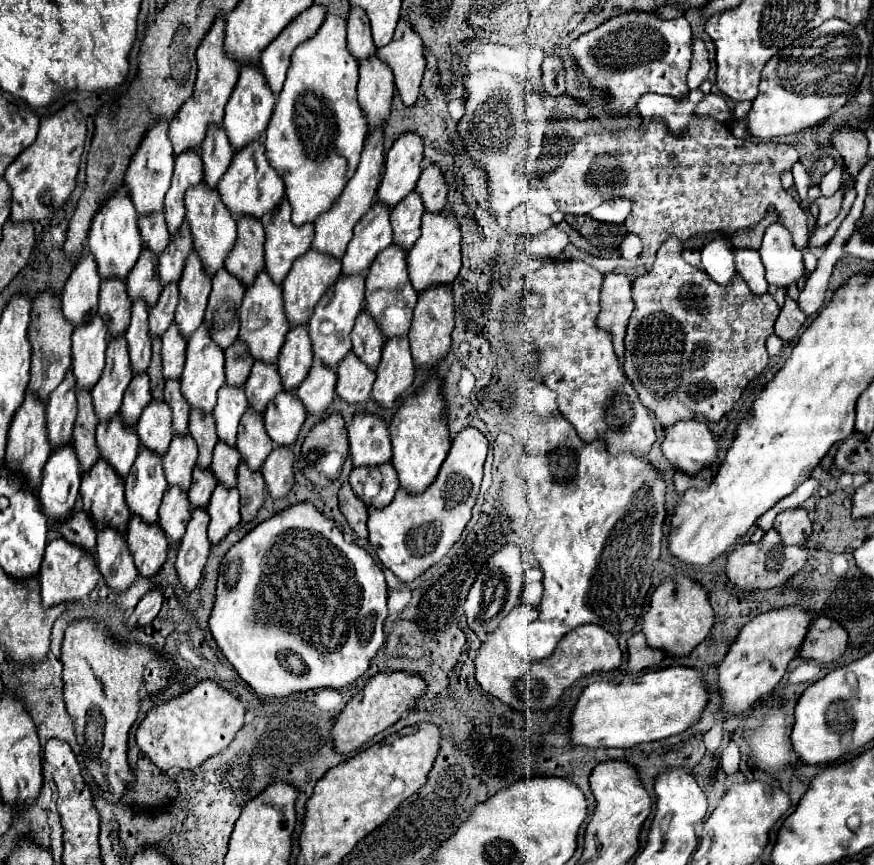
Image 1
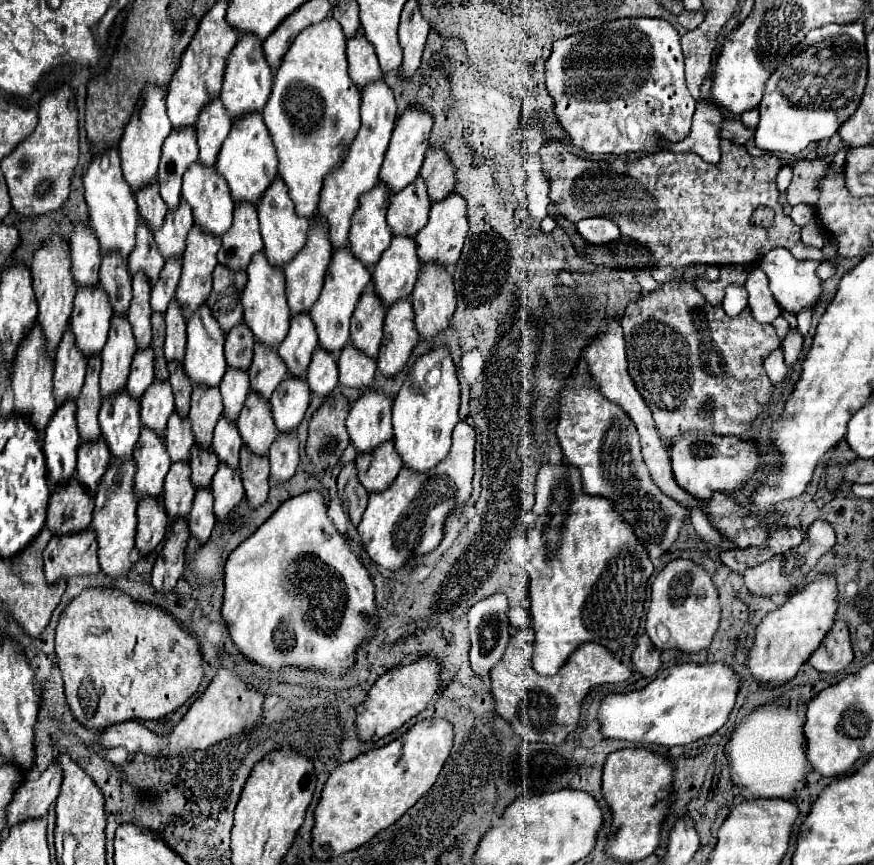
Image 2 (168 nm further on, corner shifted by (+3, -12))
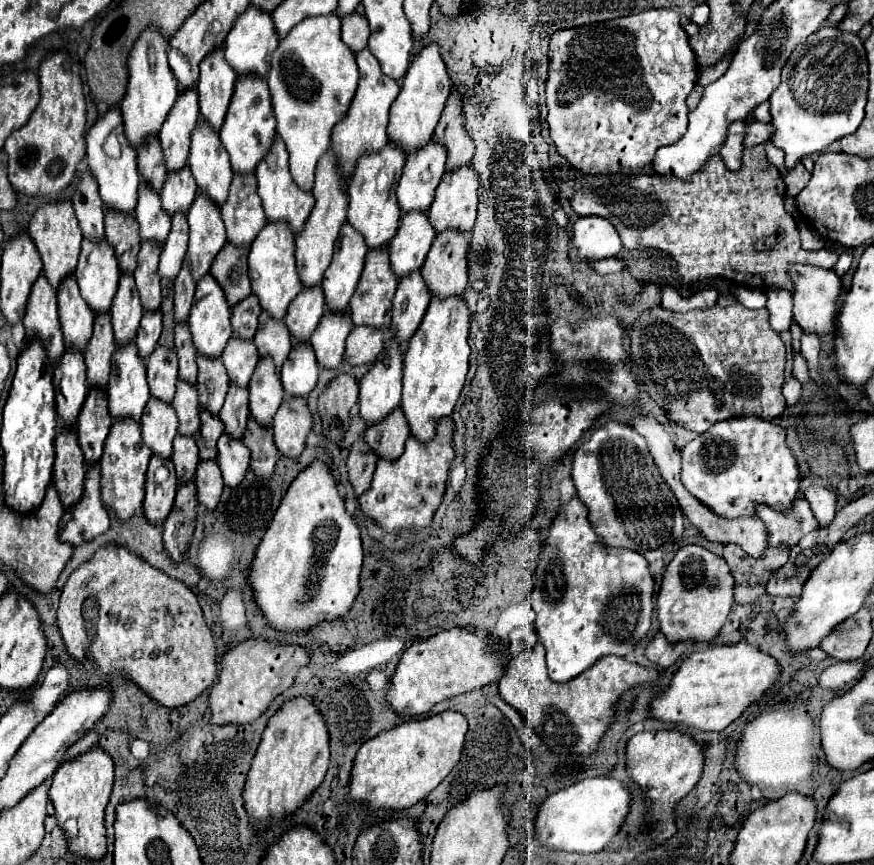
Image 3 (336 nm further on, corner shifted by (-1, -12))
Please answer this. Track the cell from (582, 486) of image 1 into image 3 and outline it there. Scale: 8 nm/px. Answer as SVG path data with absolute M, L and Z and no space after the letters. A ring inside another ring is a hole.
M573 497L571 503L561 509L549 529L529 601L537 613L535 627L539 633L539 641L547 651L549 677L555 683L567 683L587 671L605 655L631 653L639 639L647 635L653 613L653 577L649 573L645 557L641 557L639 553L605 547L603 541L593 533L593 525L587 519L587 507L581 503L579 497Z

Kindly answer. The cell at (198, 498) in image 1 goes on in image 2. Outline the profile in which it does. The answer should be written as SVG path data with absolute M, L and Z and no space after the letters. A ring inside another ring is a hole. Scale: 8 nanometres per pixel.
M197 445L193 447L193 453L191 453L191 483L195 489L209 489L211 485L211 479L217 471L217 457L213 457L211 449L209 453L201 453L201 449L197 449Z

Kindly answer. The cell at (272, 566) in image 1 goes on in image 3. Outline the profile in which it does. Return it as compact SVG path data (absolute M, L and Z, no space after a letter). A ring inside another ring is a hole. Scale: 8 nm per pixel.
M321 459L301 471L289 485L271 527L257 547L249 583L255 601L273 629L309 631L309 627L343 617L359 593L363 549L359 529L345 511L333 469Z

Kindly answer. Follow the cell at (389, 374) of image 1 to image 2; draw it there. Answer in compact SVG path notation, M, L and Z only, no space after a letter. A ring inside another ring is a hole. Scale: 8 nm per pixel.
M411 301L395 303L385 315L383 341L377 357L377 369L383 377L393 379L401 373L411 357L413 347L417 345L417 331L413 325L413 307Z

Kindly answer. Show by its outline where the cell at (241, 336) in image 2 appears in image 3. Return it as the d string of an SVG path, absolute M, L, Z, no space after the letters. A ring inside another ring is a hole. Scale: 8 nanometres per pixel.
M253 293L249 297L245 297L243 301L235 303L233 305L233 317L231 317L233 333L237 337L243 337L243 339L253 339L253 335L257 331L259 313L261 313L261 305Z

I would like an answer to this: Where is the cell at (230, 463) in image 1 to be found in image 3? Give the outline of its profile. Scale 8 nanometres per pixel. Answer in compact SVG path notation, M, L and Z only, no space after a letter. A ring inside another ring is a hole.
M233 381L229 383L229 393L219 411L219 417L225 425L225 431L231 437L243 437L247 417L249 417L249 389L239 387Z

